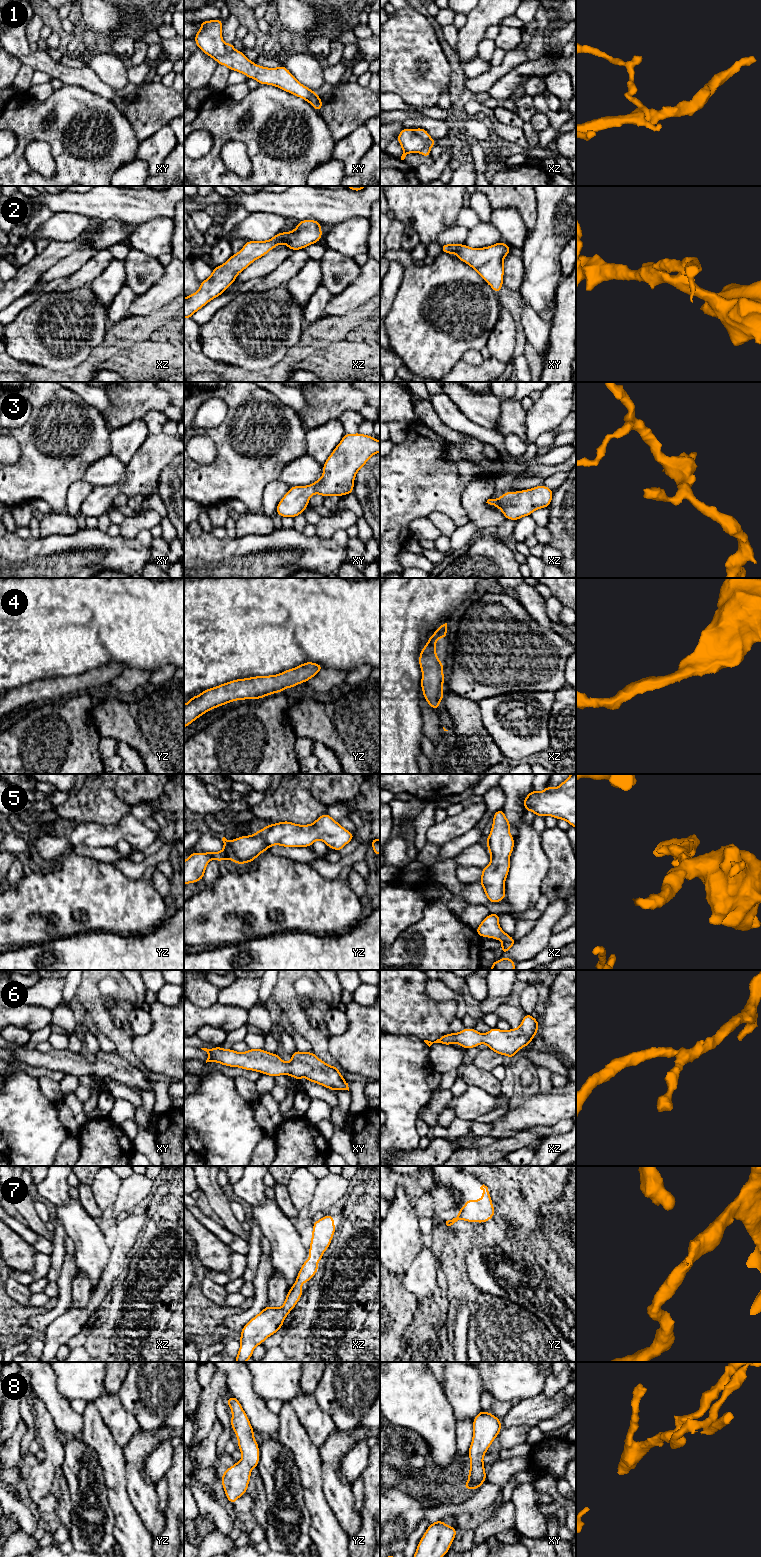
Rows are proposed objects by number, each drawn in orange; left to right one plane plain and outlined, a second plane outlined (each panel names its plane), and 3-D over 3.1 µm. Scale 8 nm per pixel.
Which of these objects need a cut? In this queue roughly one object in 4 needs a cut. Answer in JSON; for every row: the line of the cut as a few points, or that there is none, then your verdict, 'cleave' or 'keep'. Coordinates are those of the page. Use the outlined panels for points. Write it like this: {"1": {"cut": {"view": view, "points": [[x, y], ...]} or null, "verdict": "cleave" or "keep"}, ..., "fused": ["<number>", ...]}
{"1": {"cut": {"view": "xz", "points": [[413, 130], [425, 139], [430, 138]]}, "verdict": "cleave"}, "2": {"cut": null, "verdict": "keep"}, "3": {"cut": null, "verdict": "keep"}, "4": {"cut": null, "verdict": "keep"}, "5": {"cut": null, "verdict": "keep"}, "6": {"cut": null, "verdict": "keep"}, "7": {"cut": null, "verdict": "keep"}, "8": {"cut": null, "verdict": "keep"}, "fused": ["1"]}

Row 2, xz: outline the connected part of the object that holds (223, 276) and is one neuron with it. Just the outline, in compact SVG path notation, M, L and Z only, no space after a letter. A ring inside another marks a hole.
M302 220L291 232L279 232L267 241L247 241L238 253L213 269L211 276L201 282L196 293L184 298L184 319L190 319L196 311L223 294L240 272L278 244L285 244L294 251L318 243L321 237L321 223L315 220Z

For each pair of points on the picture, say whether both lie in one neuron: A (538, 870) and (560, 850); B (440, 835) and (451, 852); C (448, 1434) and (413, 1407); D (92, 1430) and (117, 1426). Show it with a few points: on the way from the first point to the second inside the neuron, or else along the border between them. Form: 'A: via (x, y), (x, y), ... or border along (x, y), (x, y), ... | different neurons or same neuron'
A: border along (540, 839), (548, 860), (548, 871), (542, 884) | different neurons
B: border along (467, 832), (447, 841), (442, 846) | different neurons
C: via (439, 1426), (422, 1409) | same neuron
D: border along (96, 1407), (102, 1422), (121, 1447) | different neurons

